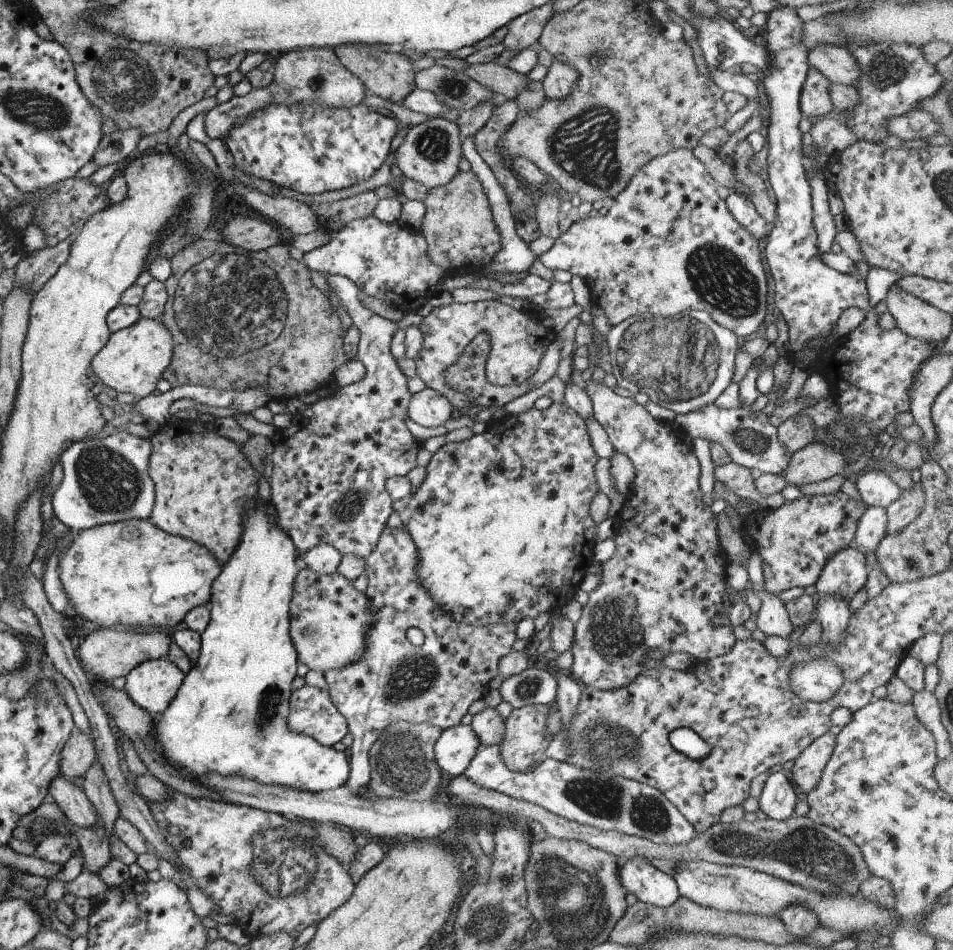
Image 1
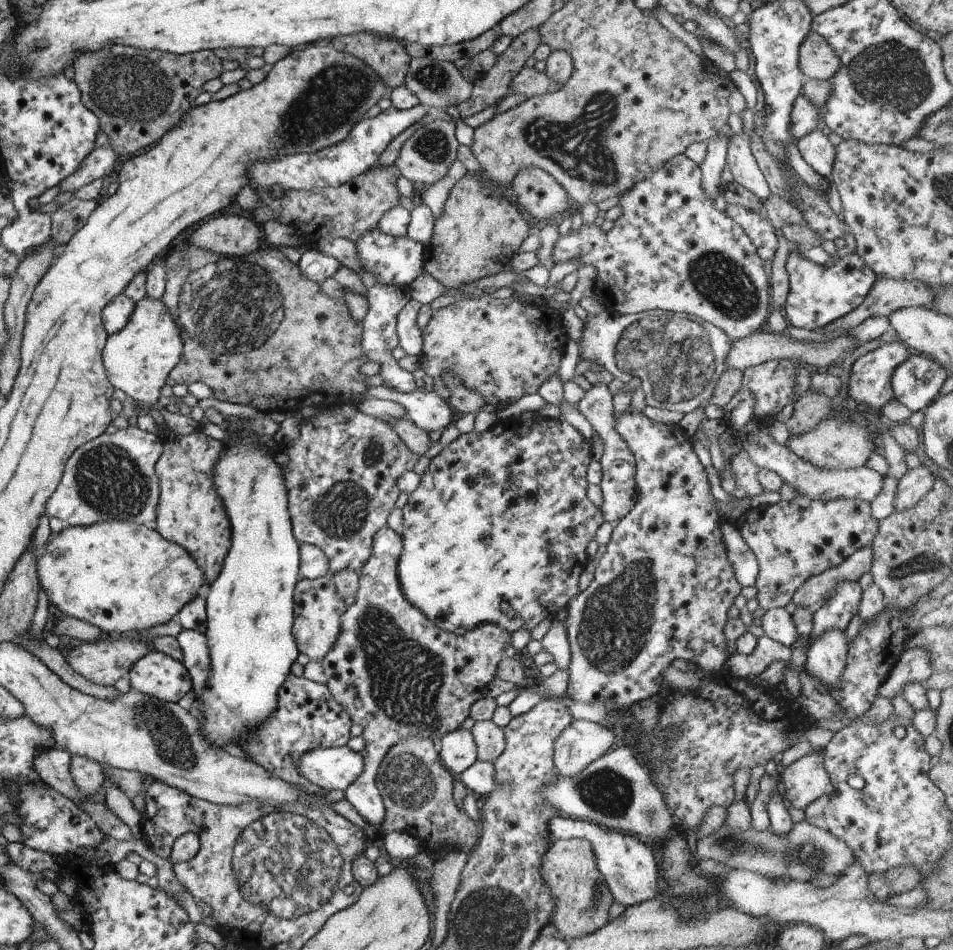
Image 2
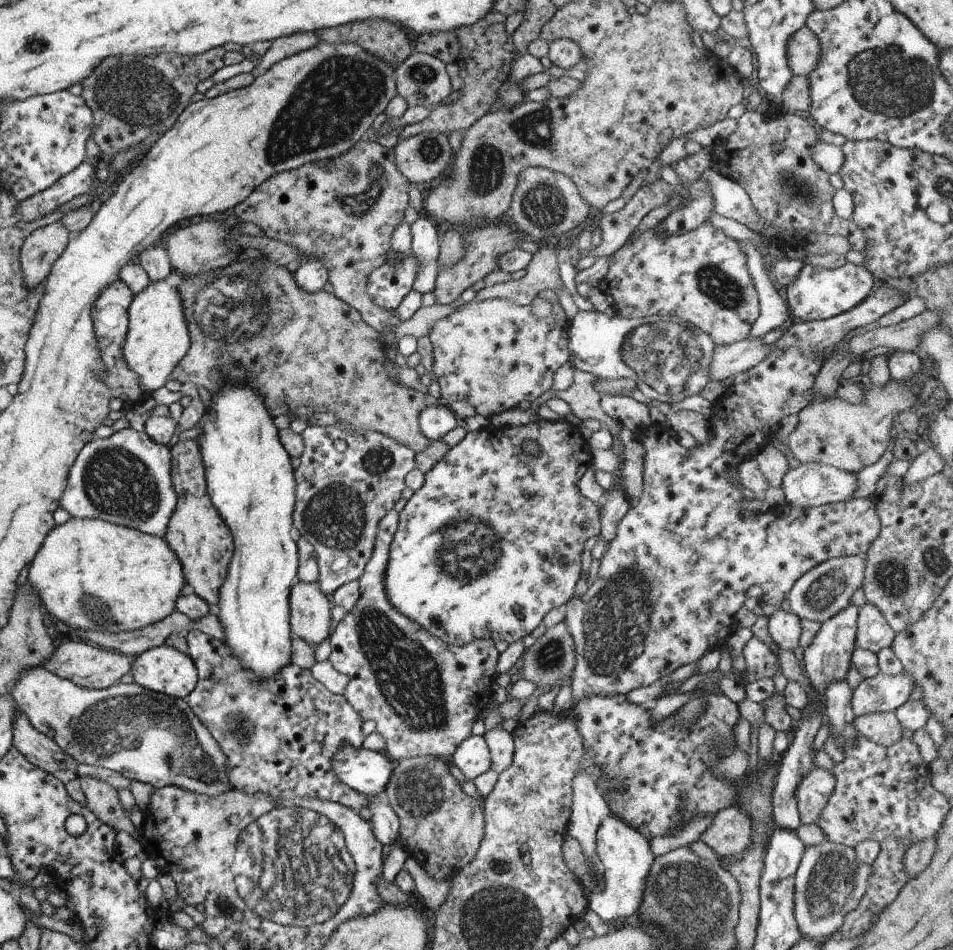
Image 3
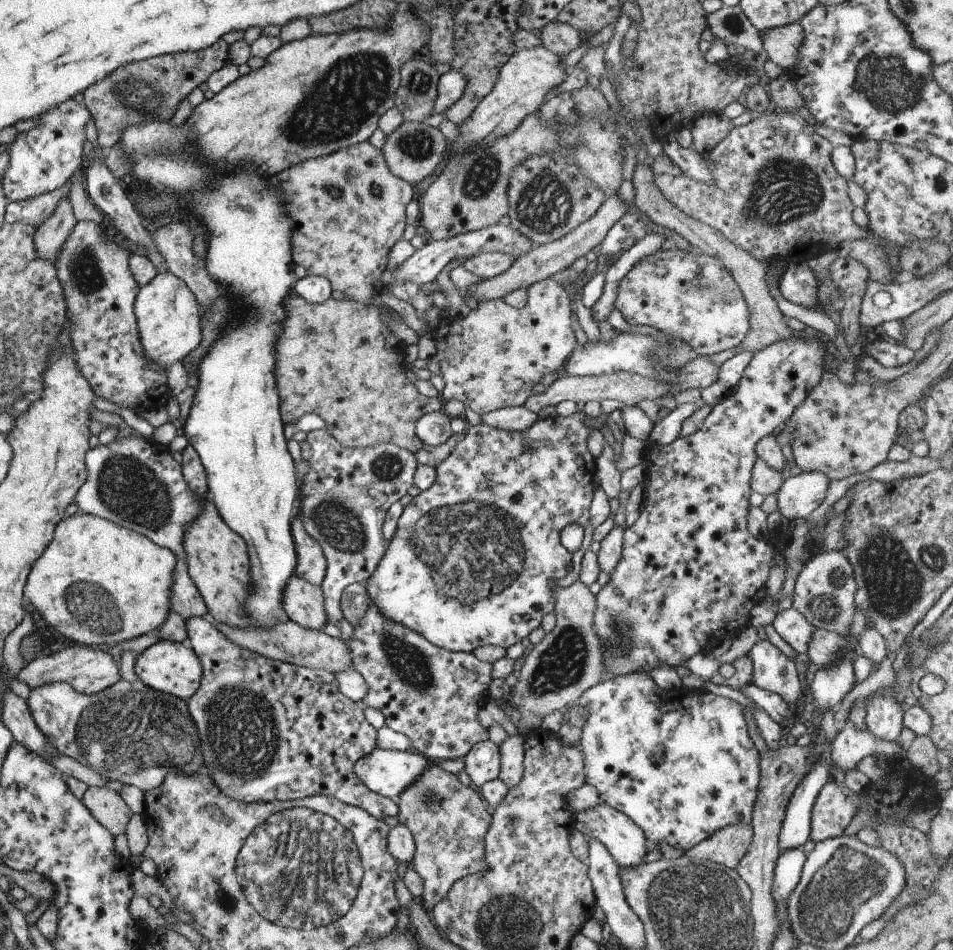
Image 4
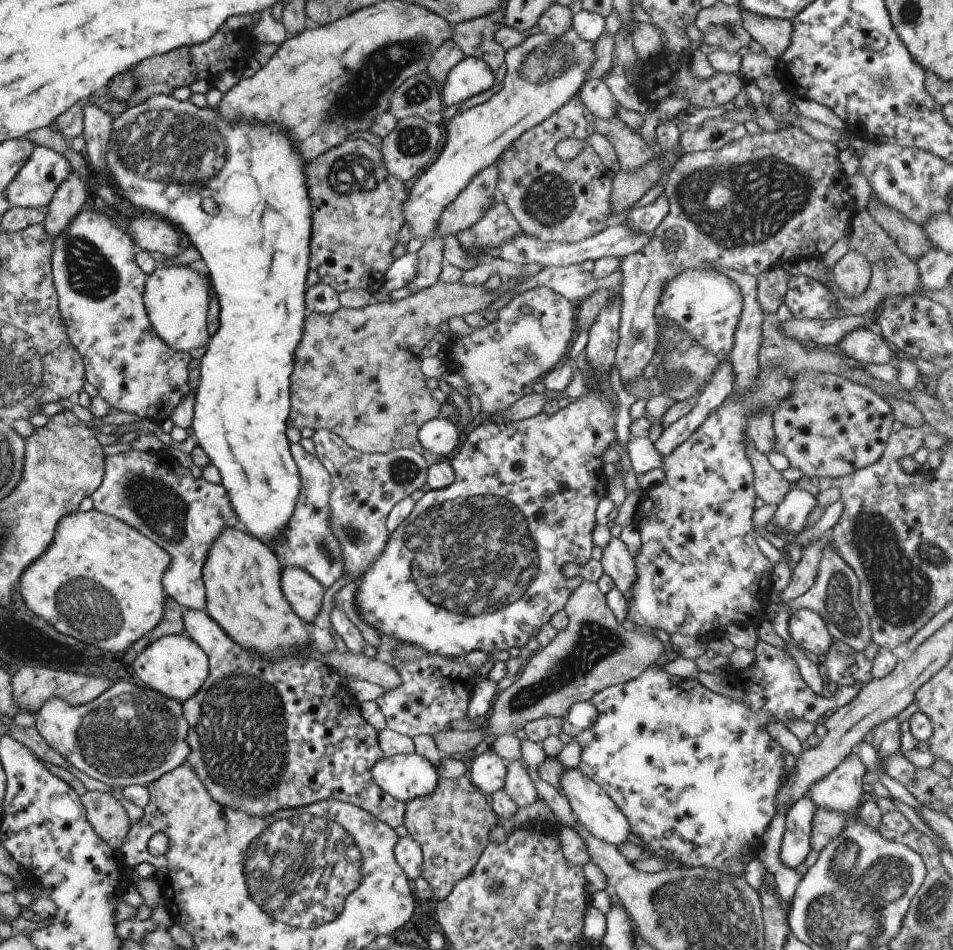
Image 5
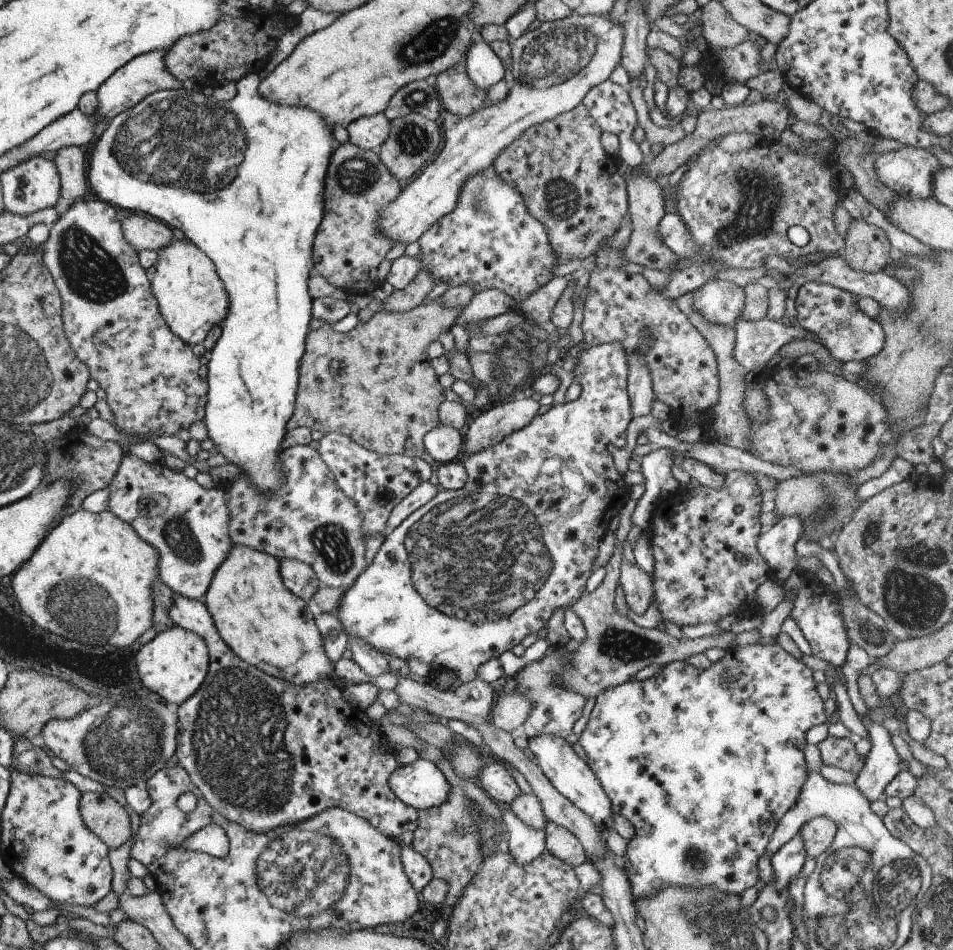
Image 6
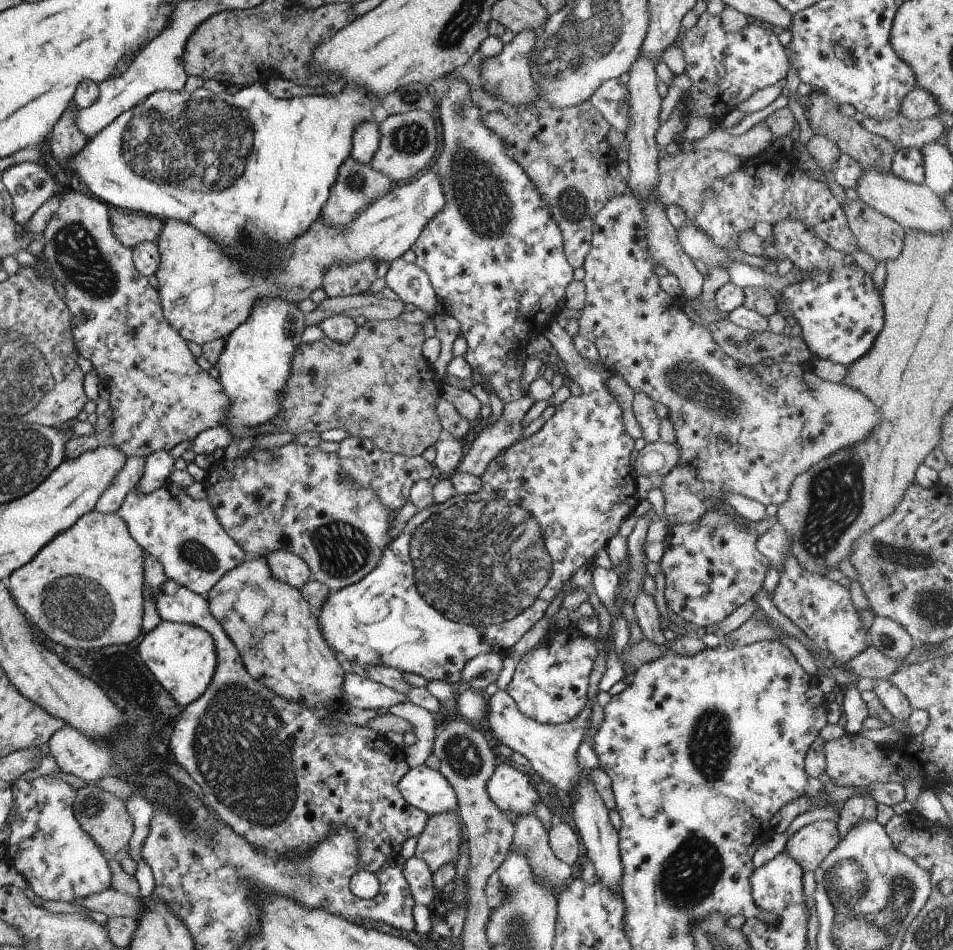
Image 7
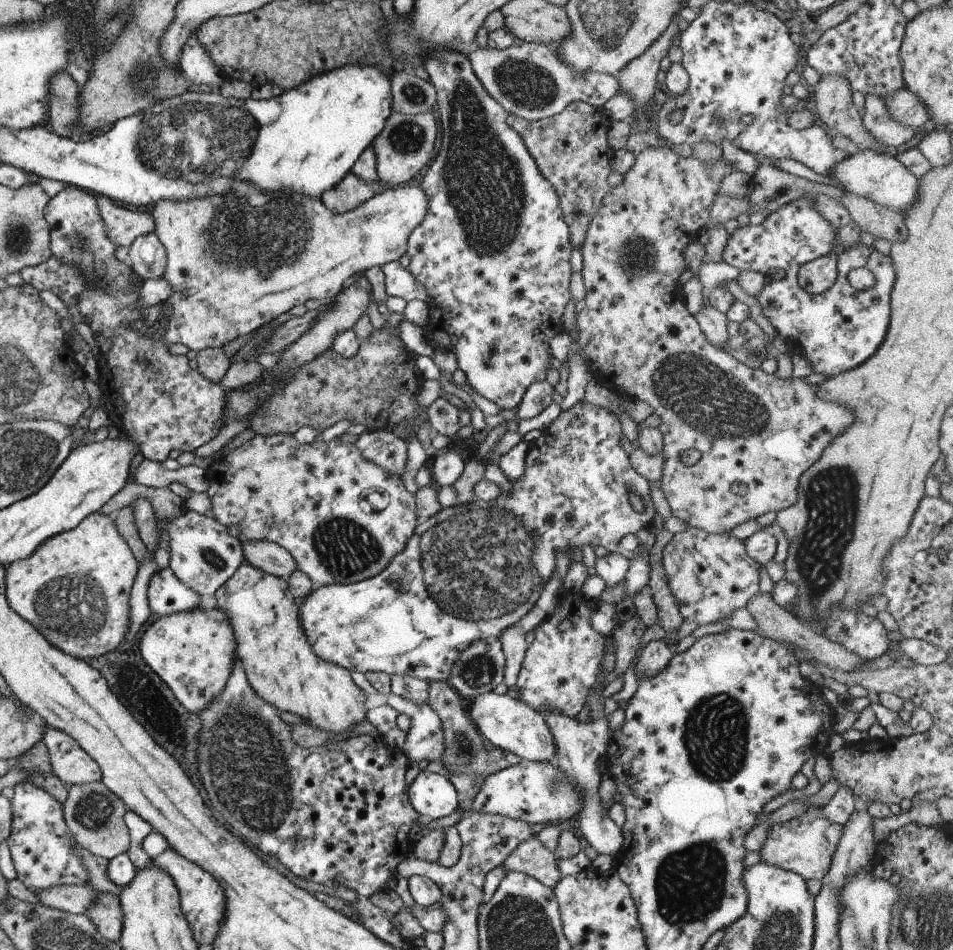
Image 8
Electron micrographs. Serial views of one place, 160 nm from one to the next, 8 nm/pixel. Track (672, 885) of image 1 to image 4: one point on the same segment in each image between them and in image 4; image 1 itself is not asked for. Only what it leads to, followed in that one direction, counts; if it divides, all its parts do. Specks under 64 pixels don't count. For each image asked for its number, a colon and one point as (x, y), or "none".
2: (626, 864)
3: (625, 857)
4: (624, 840)

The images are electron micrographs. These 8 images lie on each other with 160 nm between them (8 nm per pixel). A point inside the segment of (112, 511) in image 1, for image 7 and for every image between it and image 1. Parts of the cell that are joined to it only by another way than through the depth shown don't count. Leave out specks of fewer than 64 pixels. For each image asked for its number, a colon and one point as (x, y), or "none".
2: (111, 477)
3: (124, 479)
4: (135, 483)
5: (148, 490)
6: (188, 525)
7: (183, 535)

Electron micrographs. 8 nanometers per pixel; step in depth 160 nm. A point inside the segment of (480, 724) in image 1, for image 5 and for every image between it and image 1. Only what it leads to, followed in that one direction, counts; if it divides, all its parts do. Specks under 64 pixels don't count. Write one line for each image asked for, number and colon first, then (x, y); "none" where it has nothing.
2: (489, 739)
3: (499, 742)
4: (511, 752)
5: (517, 786)

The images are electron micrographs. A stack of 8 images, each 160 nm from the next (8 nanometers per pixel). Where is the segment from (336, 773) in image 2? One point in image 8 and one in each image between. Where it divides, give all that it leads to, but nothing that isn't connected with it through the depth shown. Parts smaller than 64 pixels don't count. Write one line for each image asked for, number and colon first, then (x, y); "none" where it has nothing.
3: (367, 772)
4: (386, 772)
5: (404, 777)
6: (419, 784)
7: (425, 789)
8: (431, 795)

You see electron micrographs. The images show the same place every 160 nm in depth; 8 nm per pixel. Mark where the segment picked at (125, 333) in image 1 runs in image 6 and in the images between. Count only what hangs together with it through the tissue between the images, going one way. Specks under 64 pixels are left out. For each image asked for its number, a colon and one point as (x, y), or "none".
2: (137, 359)
3: (157, 336)
4: (167, 315)
5: (175, 297)
6: (190, 298)

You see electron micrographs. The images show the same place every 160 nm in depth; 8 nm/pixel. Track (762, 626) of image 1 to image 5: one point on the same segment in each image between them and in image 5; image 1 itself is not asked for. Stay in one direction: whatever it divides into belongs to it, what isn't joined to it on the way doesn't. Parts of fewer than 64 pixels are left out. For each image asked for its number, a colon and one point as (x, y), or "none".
2: (777, 624)
3: (783, 626)
4: (792, 627)
5: (805, 627)

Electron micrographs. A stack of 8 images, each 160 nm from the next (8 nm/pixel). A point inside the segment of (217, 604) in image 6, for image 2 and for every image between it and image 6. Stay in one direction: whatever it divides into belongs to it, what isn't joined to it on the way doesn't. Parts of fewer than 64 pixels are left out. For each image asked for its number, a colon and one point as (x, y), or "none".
2: (188, 513)
3: (202, 543)
4: (217, 558)
5: (241, 575)

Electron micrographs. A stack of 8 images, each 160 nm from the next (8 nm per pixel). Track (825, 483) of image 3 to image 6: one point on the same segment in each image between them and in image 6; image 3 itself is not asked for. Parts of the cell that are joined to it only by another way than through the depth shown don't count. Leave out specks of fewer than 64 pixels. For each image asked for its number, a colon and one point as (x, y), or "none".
4: (798, 495)
5: (791, 513)
6: (776, 547)

